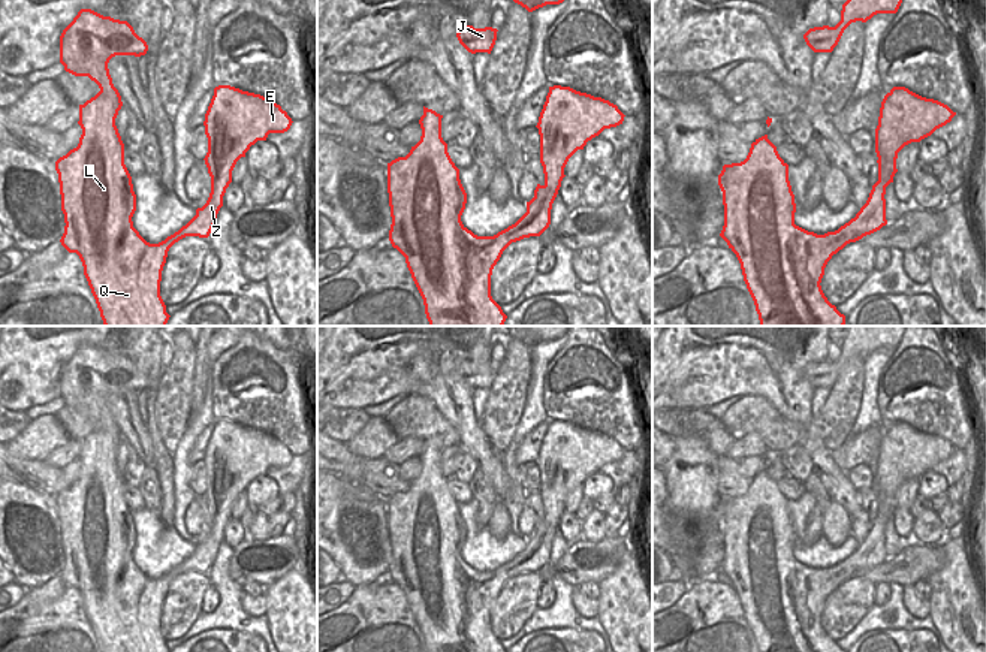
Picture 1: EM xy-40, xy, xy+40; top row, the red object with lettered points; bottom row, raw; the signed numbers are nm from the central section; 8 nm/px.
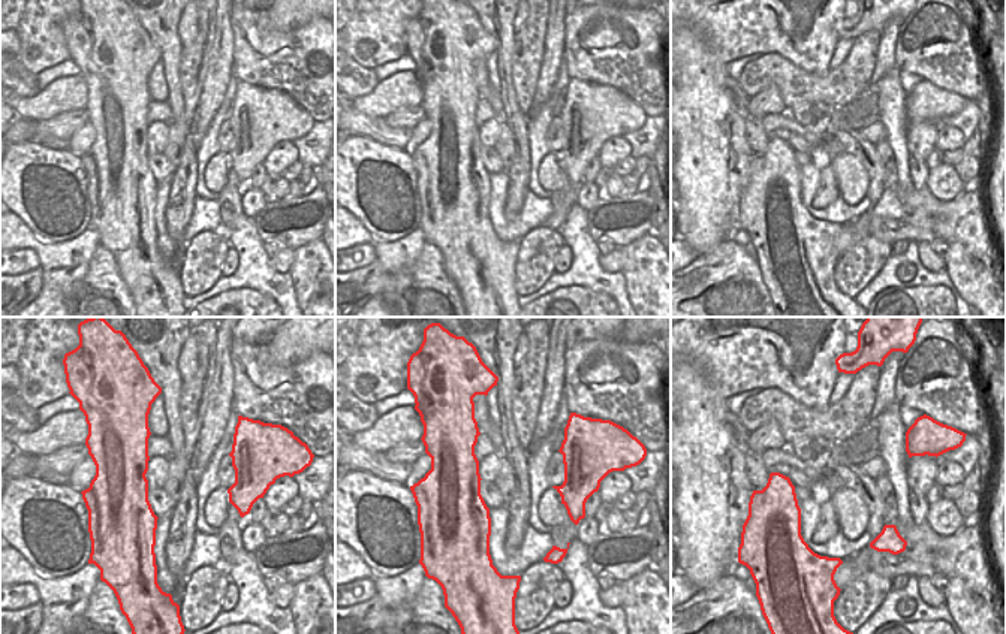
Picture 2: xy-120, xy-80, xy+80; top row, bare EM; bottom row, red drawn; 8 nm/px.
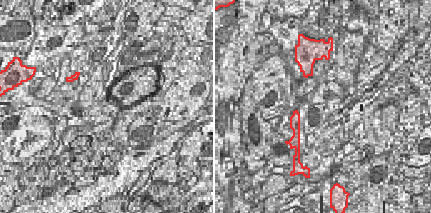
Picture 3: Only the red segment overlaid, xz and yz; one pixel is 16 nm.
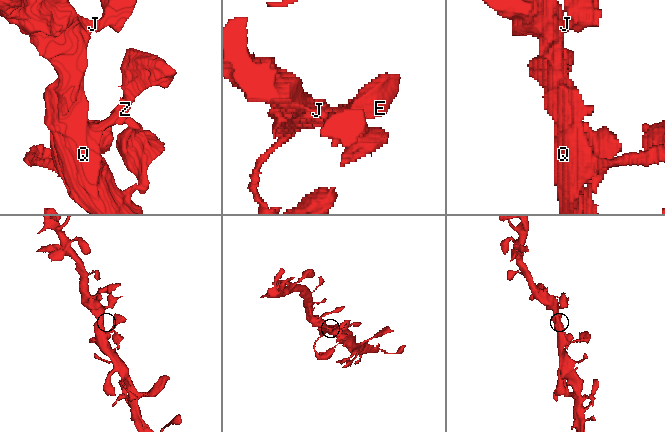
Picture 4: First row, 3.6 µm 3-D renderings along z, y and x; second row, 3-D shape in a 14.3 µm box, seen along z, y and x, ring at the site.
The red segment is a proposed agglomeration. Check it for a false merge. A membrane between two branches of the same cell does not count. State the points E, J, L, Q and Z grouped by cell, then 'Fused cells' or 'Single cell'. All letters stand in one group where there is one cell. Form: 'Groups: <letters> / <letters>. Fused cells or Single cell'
Groups: E J L Q Z. Single cell

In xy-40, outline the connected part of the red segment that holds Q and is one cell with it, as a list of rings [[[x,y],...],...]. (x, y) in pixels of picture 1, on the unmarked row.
[[[81,344],[60,371],[60,398],[64,405],[75,411],[88,411],[100,423],[94,432],[79,440],[78,459],[82,470],[78,482],[55,496],[66,558],[60,577],[69,588],[79,591],[100,652],[171,652],[160,631],[162,606],[169,583],[186,571],[209,571],[236,496],[245,492],[257,476],[266,476],[269,468],[284,468],[293,458],[280,440],[260,429],[230,420],[215,422],[203,456],[208,473],[208,488],[203,495],[211,511],[209,532],[178,567],[159,579],[150,579],[132,556],[136,529],[124,499],[124,479],[115,461],[123,437],[108,404],[109,395],[115,390],[141,392],[147,386],[147,377],[127,356],[103,351],[91,344]]]

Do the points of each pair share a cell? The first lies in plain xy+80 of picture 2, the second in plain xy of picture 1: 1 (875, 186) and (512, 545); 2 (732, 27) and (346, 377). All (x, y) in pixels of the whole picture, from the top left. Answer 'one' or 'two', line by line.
1: two
2: one

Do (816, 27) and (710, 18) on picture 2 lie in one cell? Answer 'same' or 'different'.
same

